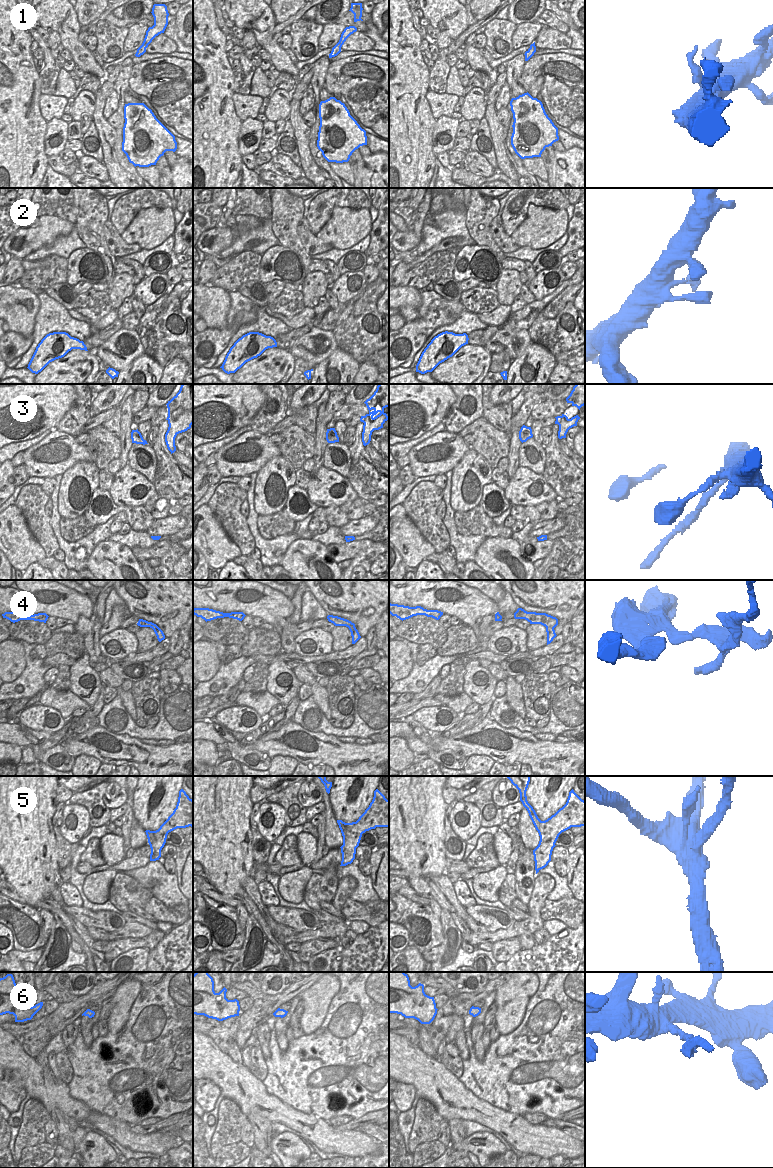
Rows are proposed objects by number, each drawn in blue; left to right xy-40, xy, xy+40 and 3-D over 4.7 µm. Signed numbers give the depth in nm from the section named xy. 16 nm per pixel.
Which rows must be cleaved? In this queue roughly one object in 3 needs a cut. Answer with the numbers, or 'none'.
4, 5

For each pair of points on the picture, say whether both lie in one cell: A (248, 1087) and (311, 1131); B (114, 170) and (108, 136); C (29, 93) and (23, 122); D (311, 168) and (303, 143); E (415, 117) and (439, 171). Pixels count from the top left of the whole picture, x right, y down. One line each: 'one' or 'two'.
A: one
B: one
C: one
D: one
E: two

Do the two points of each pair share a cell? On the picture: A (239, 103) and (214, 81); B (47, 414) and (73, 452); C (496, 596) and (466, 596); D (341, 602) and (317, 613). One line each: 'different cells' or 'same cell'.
A: different cells
B: different cells
C: different cells
D: different cells

